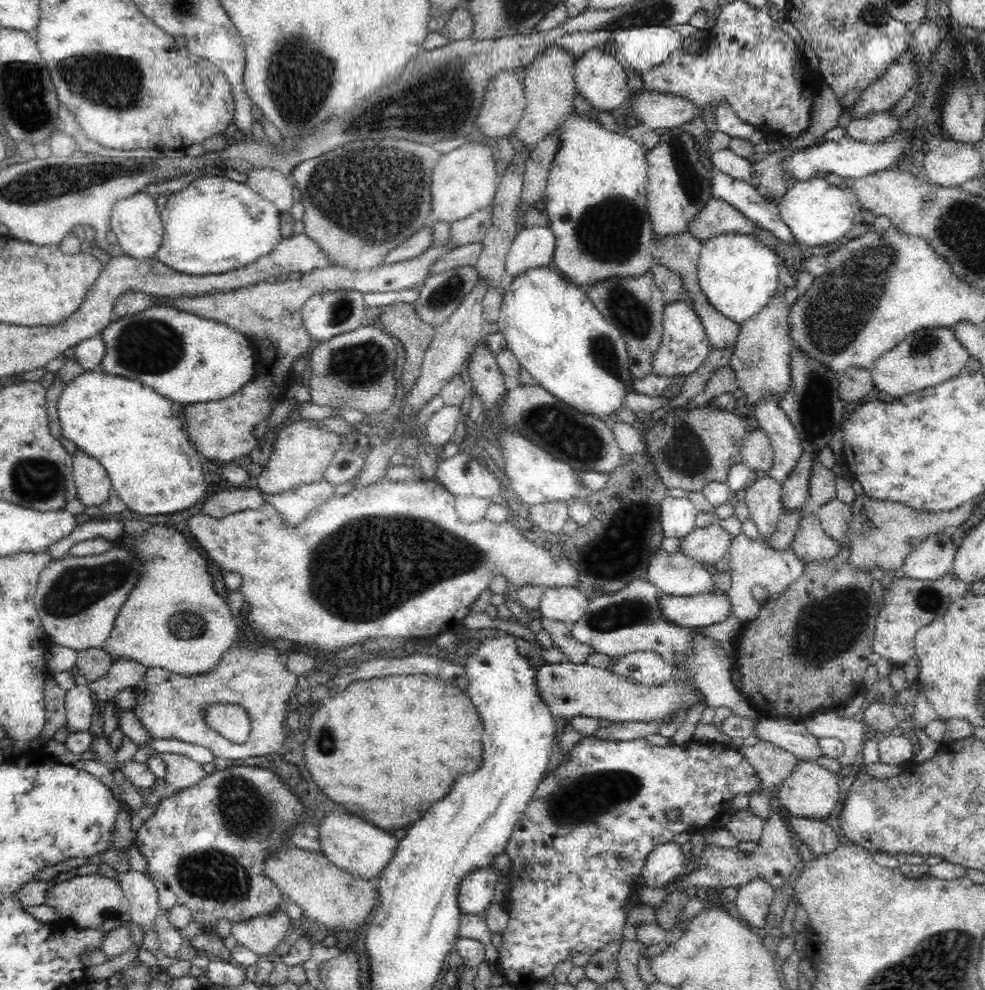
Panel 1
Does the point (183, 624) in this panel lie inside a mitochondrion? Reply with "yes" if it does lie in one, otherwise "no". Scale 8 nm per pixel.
yes

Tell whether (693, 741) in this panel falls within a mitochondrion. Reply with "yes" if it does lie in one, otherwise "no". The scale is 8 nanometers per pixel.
no

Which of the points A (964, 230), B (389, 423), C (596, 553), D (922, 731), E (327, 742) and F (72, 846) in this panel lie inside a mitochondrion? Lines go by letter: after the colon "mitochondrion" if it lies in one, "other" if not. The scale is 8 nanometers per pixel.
A: mitochondrion
B: other
C: other
D: other
E: mitochondrion
F: other

